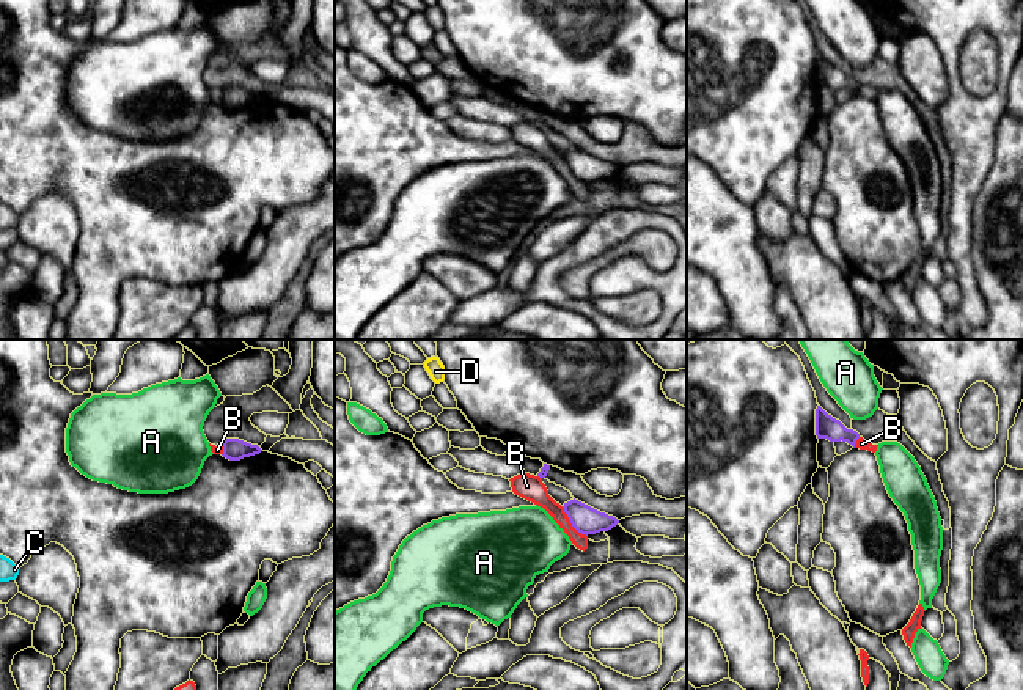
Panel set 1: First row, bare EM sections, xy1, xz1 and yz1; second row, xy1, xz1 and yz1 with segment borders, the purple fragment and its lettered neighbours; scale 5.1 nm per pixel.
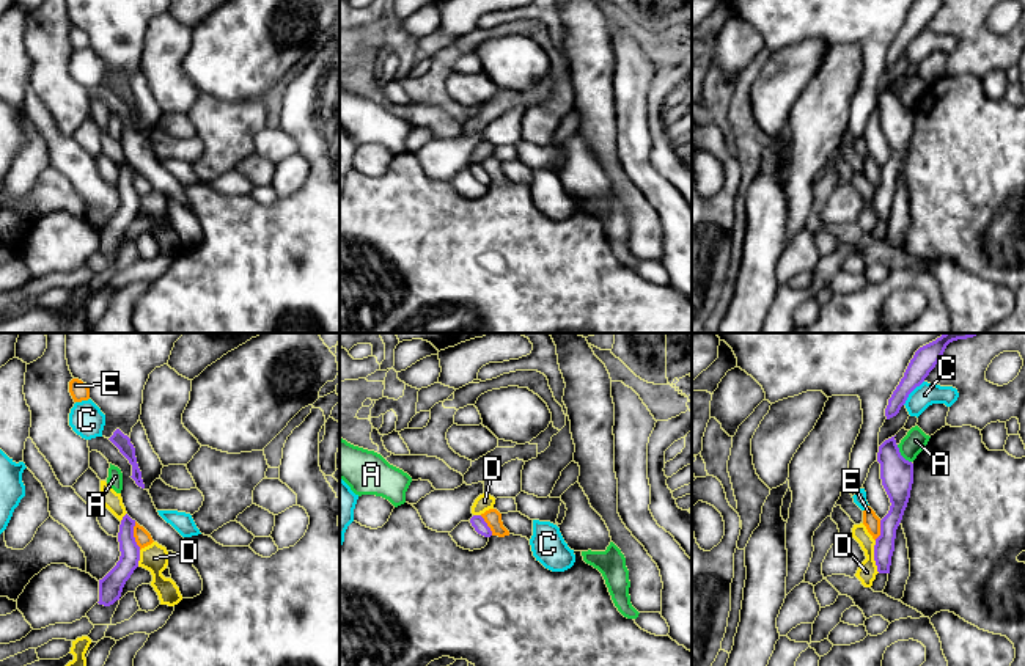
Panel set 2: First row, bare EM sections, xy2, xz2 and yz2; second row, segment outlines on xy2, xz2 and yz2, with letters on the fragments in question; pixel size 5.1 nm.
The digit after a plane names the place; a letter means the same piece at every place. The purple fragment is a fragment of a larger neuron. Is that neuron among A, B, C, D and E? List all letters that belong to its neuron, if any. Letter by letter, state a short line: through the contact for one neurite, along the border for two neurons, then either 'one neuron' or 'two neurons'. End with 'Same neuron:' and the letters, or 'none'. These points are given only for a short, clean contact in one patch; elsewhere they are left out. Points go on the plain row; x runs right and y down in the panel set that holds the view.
A: two neurons
B: one neuron
C: one neuron
D: two neurons
E: two neurons
Same neuron: B, C

